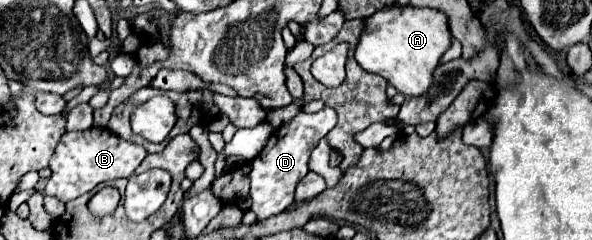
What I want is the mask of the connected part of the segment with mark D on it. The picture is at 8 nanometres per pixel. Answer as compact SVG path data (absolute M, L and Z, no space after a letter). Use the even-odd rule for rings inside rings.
M322 108L316 114L296 114L288 124L276 128L268 138L260 156L252 162L250 172L250 196L252 196L252 210L256 212L258 220L266 220L290 208L294 202L294 190L298 182L308 174L308 158L310 152L318 146L318 142L334 128L336 112L334 108Z

